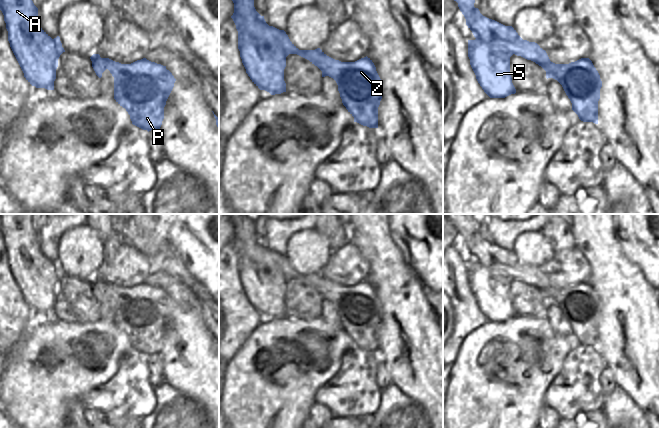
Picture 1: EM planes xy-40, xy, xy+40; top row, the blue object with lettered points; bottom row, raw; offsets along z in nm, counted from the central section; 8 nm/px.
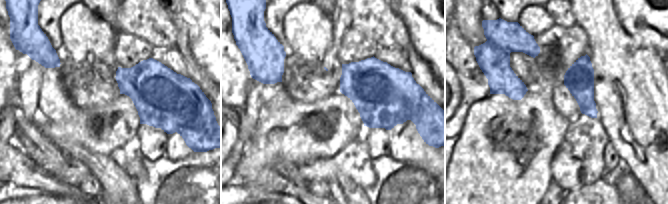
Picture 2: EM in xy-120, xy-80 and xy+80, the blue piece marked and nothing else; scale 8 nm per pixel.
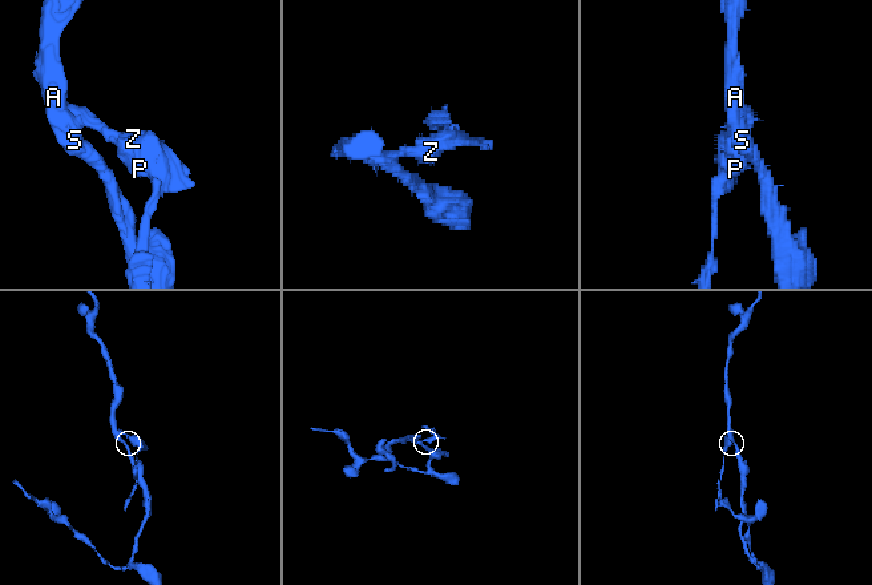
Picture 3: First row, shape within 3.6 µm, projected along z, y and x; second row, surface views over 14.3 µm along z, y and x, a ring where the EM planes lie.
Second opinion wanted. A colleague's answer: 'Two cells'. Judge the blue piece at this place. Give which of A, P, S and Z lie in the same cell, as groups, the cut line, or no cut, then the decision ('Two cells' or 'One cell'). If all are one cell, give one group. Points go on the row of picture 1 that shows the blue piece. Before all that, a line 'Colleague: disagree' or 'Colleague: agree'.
Colleague: disagree
Groups: A P S Z. No split. One cell.

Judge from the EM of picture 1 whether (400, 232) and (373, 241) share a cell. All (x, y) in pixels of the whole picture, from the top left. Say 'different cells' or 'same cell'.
different cells

